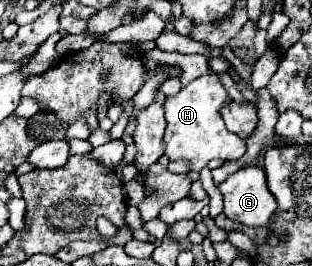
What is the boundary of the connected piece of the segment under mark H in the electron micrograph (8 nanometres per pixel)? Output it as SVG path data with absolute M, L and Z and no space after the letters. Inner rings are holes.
M209 73L201 75L183 87L177 95L167 99L165 117L167 117L167 131L165 131L165 155L171 161L187 159L193 165L193 171L201 171L211 159L225 159L235 161L243 157L245 143L235 137L235 133L225 129L220 108L231 100L225 91L219 75Z

